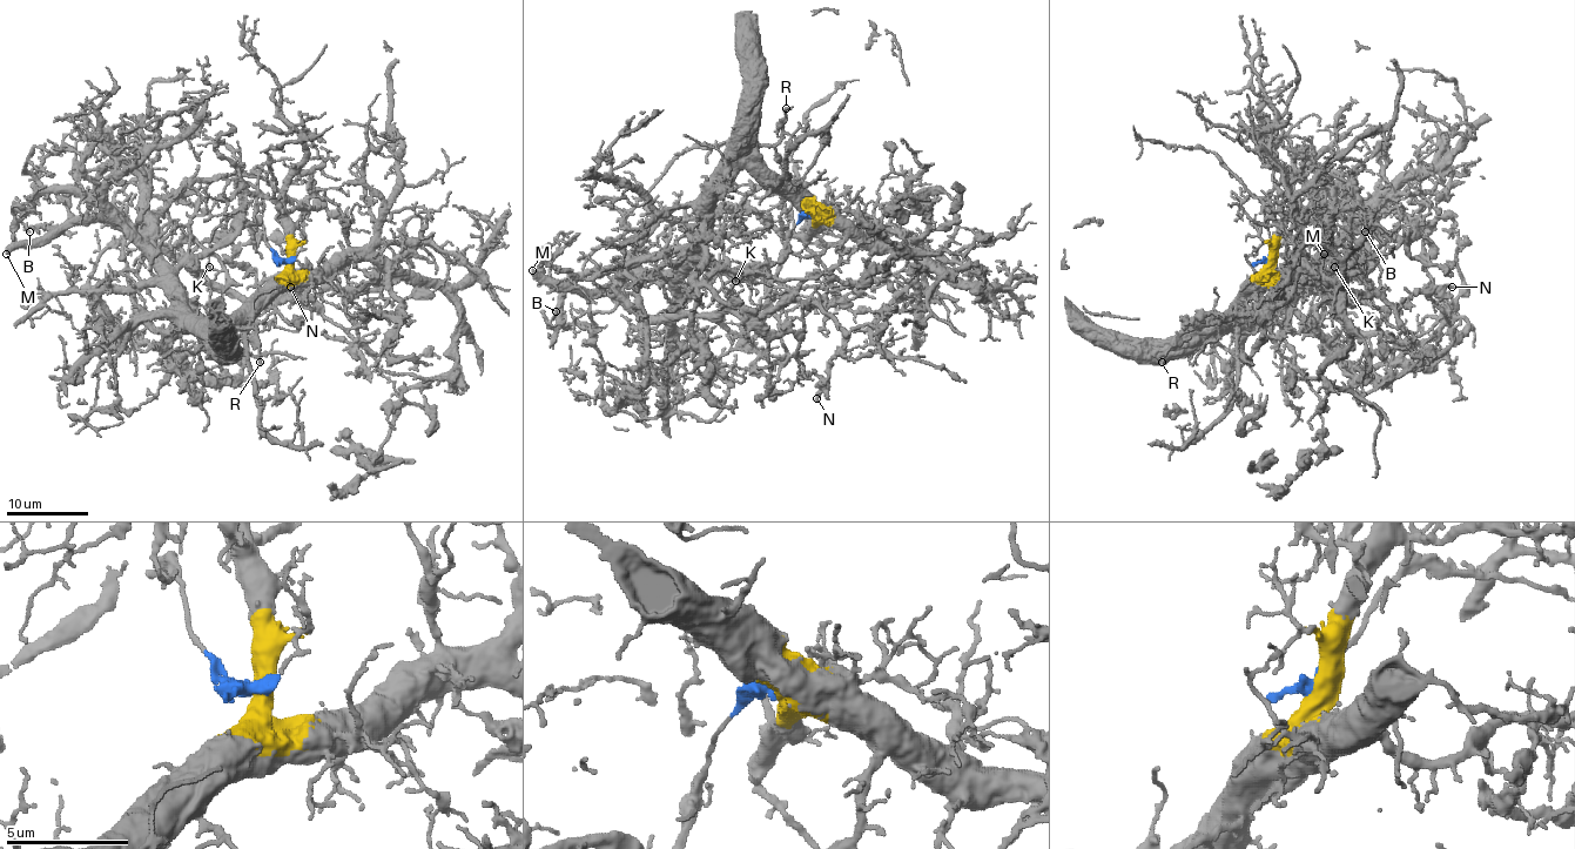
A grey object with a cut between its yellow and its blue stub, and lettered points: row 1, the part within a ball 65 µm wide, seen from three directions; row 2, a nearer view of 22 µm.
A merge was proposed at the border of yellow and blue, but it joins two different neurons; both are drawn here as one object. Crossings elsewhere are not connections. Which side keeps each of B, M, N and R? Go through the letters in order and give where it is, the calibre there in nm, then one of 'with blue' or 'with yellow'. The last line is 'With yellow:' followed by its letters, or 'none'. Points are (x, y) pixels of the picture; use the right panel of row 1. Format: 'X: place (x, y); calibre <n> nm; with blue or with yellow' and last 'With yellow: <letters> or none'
B: place (1365, 231); calibre 100 nm; with yellow
M: place (1324, 254); calibre 440 nm; with blue
N: place (1452, 287); calibre 240 nm; with blue
R: place (1162, 362); calibre 130 nm; with yellow
With yellow: B, R

